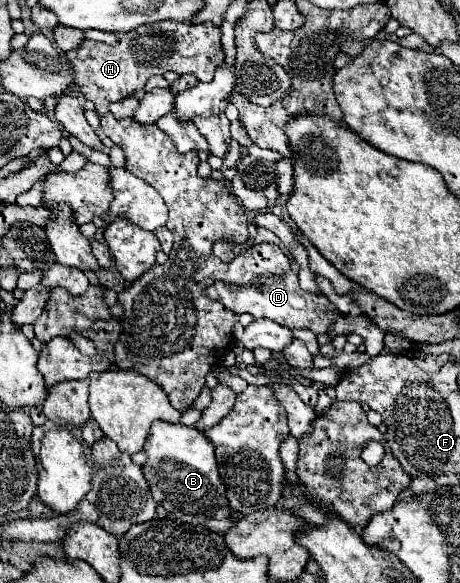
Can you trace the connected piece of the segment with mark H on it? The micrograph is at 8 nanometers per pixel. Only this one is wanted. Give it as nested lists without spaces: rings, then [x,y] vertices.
[[[158,21],[140,25],[128,33],[116,33],[114,45],[104,45],[98,41],[82,41],[80,47],[66,51],[66,57],[78,73],[78,83],[86,99],[94,101],[96,113],[108,113],[108,103],[124,99],[140,91],[146,81],[154,75],[164,75],[166,71],[176,71],[180,75],[190,73],[198,81],[212,81],[216,67],[224,61],[224,51],[220,45],[220,27],[212,23],[178,23],[178,21]]]

